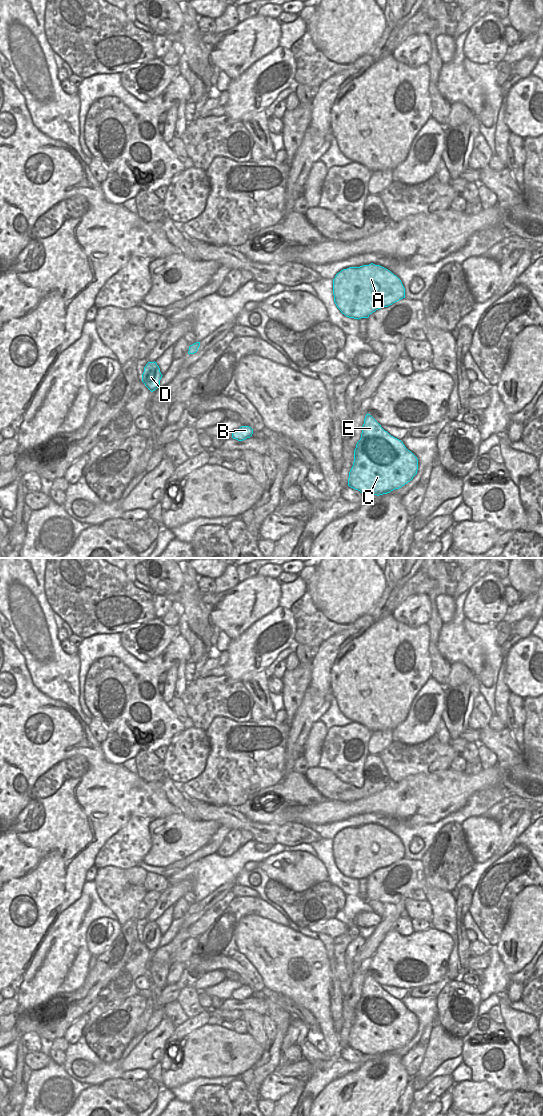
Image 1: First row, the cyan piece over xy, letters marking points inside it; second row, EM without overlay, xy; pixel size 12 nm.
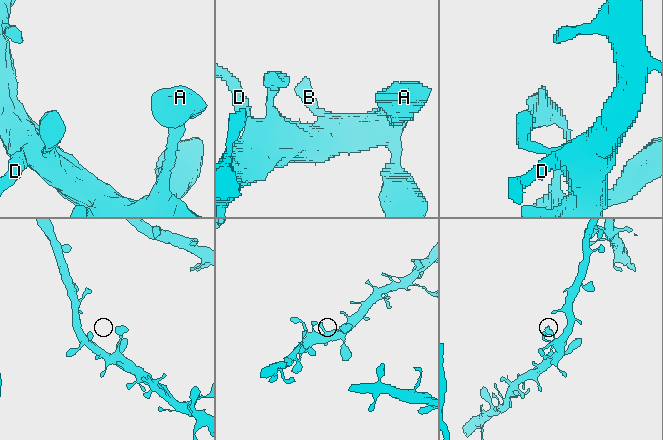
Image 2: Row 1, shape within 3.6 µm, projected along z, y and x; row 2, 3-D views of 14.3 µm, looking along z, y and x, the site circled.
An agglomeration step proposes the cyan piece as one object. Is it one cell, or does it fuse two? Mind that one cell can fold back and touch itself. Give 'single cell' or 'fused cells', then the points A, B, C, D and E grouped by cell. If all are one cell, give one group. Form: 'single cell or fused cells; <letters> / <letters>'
single cell; A B C D E

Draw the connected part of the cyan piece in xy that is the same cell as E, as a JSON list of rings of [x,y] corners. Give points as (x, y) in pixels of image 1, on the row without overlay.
[[[366,974],[361,998],[354,1010],[354,1022],[349,1032],[348,1046],[366,1055],[383,1055],[399,1049],[417,1034],[418,1019],[403,1002],[385,991],[370,975]]]

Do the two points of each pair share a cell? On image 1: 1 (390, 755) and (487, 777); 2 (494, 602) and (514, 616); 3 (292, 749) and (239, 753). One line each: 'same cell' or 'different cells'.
1: different cells
2: different cells
3: different cells

